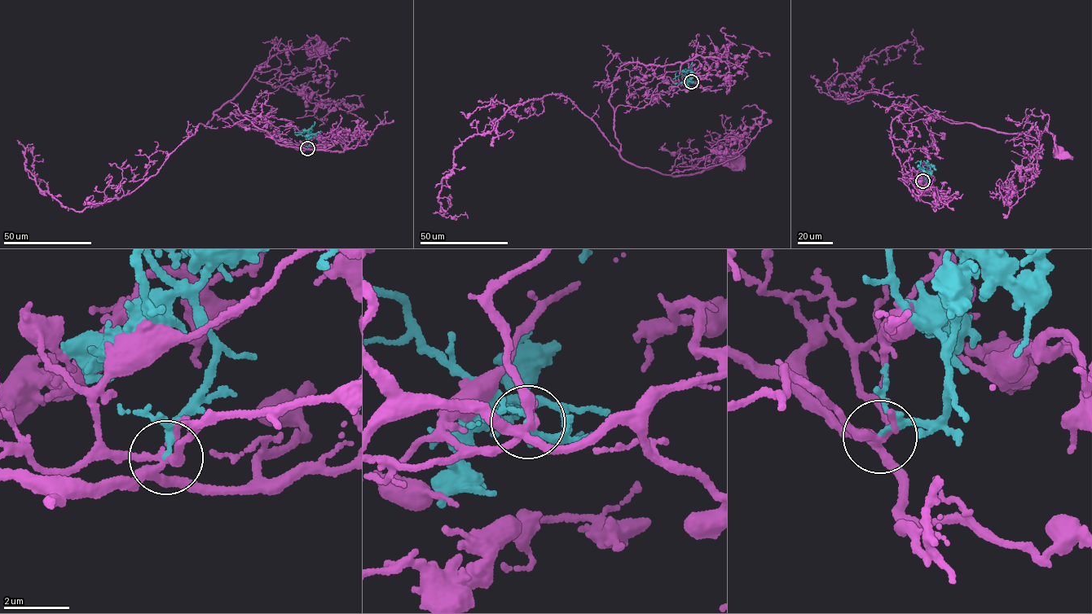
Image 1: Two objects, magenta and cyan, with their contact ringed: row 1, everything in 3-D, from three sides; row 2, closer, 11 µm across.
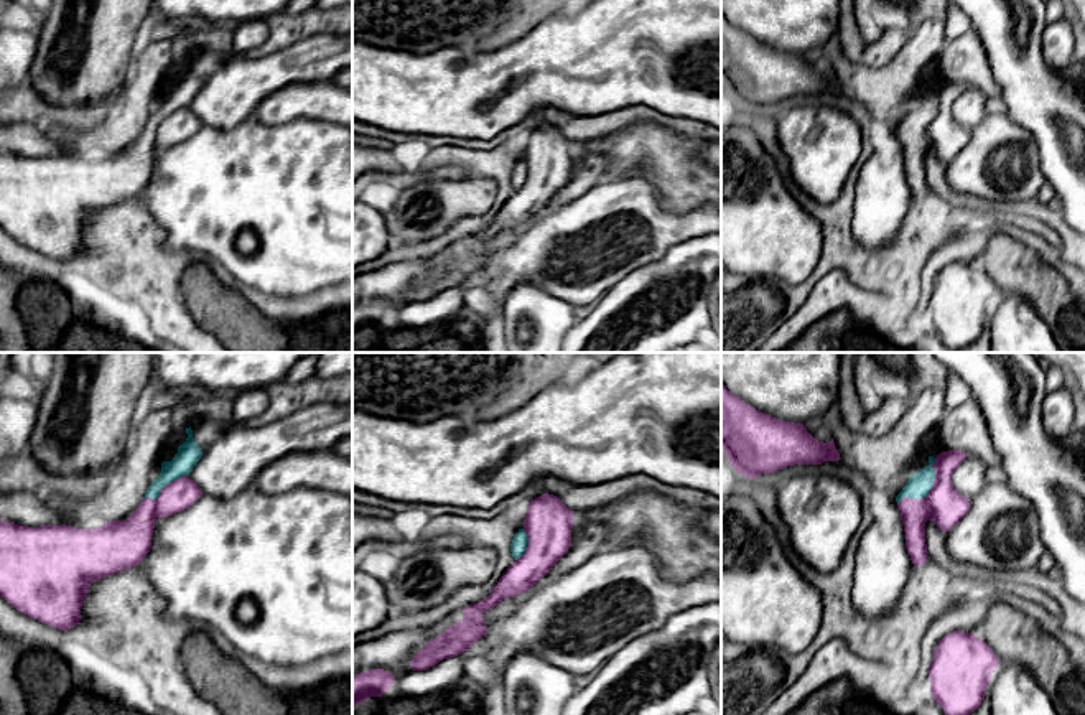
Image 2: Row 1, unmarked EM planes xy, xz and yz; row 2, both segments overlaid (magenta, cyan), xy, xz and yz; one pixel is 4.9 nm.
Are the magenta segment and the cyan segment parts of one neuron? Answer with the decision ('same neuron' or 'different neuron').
same neuron

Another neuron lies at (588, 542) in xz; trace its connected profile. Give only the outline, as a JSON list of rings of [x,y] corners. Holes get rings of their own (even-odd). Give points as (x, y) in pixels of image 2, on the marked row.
[[[588,522],[578,529],[578,535],[571,540],[568,552],[552,567],[552,570],[540,578],[530,590],[519,593],[514,598],[502,600],[497,606],[482,613],[482,621],[486,623],[486,631],[492,631],[501,623],[515,613],[517,608],[537,590],[543,588],[560,575],[578,568],[588,558],[598,555],[603,550],[603,542],[606,539],[606,527],[599,522]]]

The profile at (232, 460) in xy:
[[[321,402],[285,415],[262,427],[224,428],[203,453],[189,473],[203,494],[216,499],[231,499],[252,486],[255,476],[272,461],[286,453],[331,450],[339,440],[352,437],[352,402]]]

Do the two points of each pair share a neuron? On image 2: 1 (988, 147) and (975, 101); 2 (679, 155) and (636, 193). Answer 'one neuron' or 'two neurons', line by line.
1: two neurons
2: two neurons

